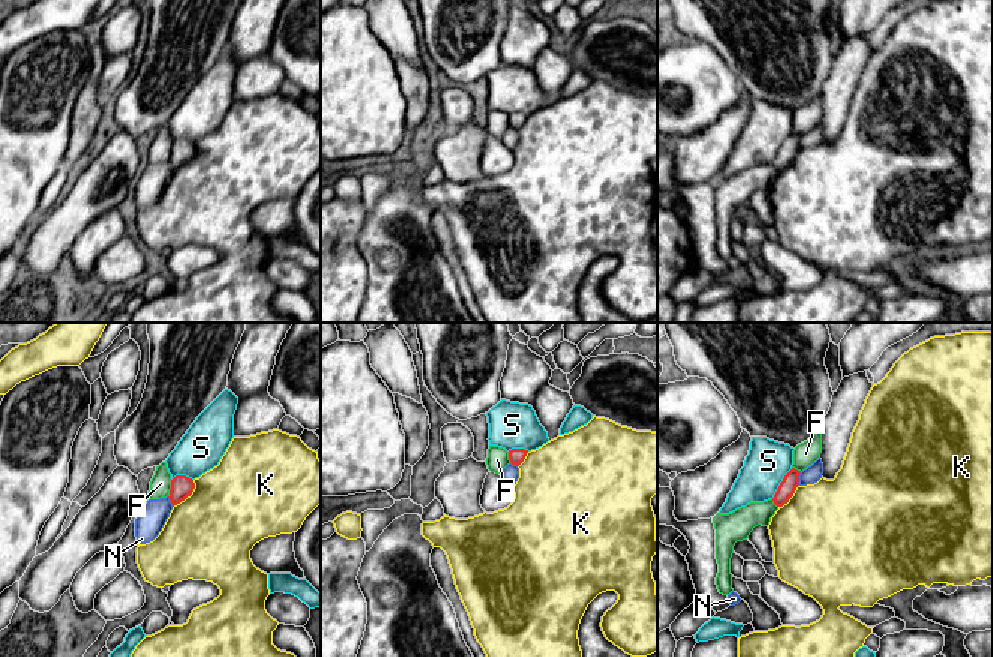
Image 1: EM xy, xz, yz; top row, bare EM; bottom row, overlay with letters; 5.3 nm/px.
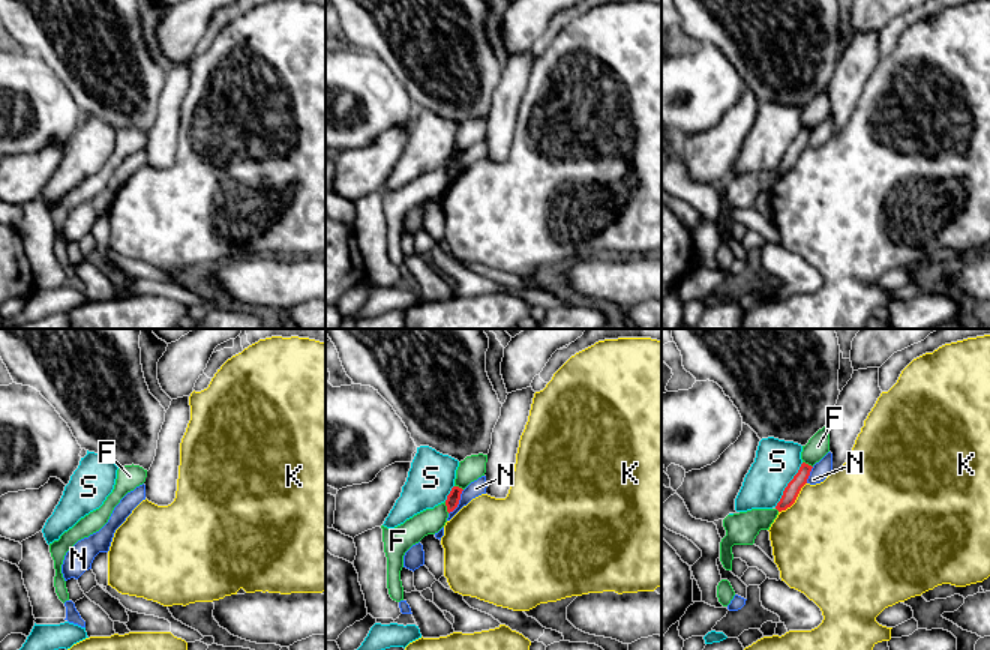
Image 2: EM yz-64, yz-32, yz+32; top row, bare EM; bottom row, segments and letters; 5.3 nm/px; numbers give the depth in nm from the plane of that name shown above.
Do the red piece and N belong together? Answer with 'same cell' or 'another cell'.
same cell

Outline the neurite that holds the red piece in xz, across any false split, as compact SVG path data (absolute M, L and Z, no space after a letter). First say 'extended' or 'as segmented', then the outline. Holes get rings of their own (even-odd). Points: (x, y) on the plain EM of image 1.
extended | M512 112L512 114L508 114L510 128L500 138L501 142L507 148L510 148L510 150L516 148L516 146L519 142L519 132L518 130L524 126L526 117L528 117L528 114L525 114L525 112Z

